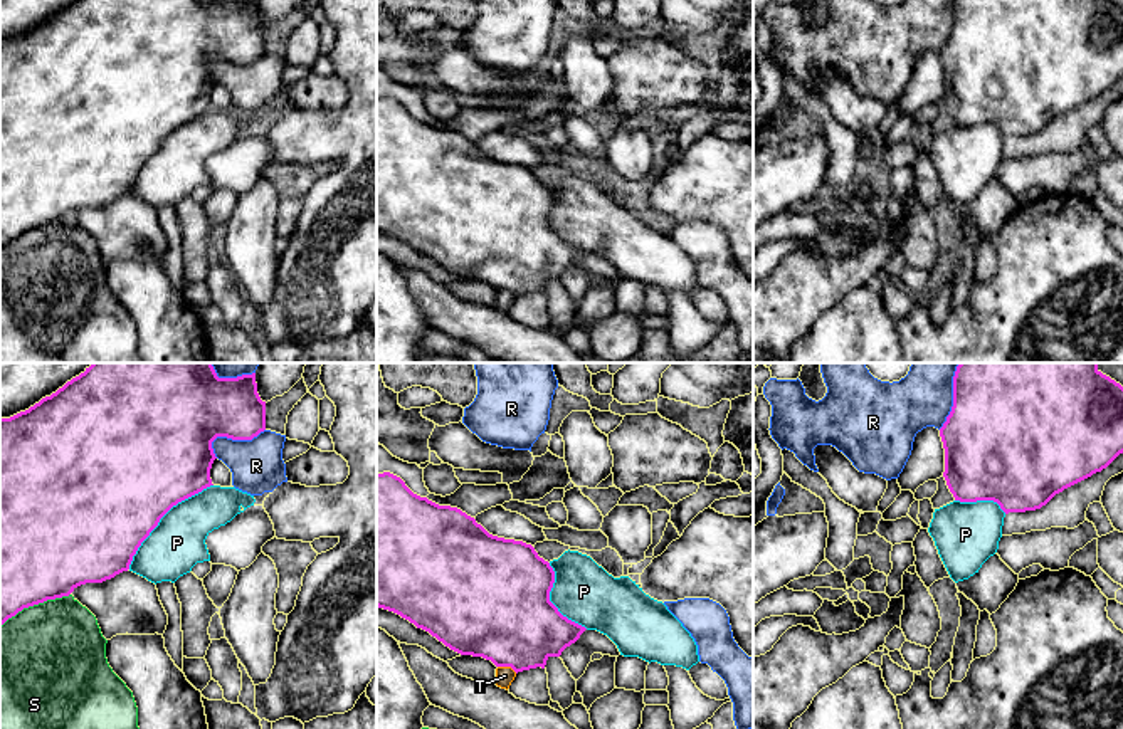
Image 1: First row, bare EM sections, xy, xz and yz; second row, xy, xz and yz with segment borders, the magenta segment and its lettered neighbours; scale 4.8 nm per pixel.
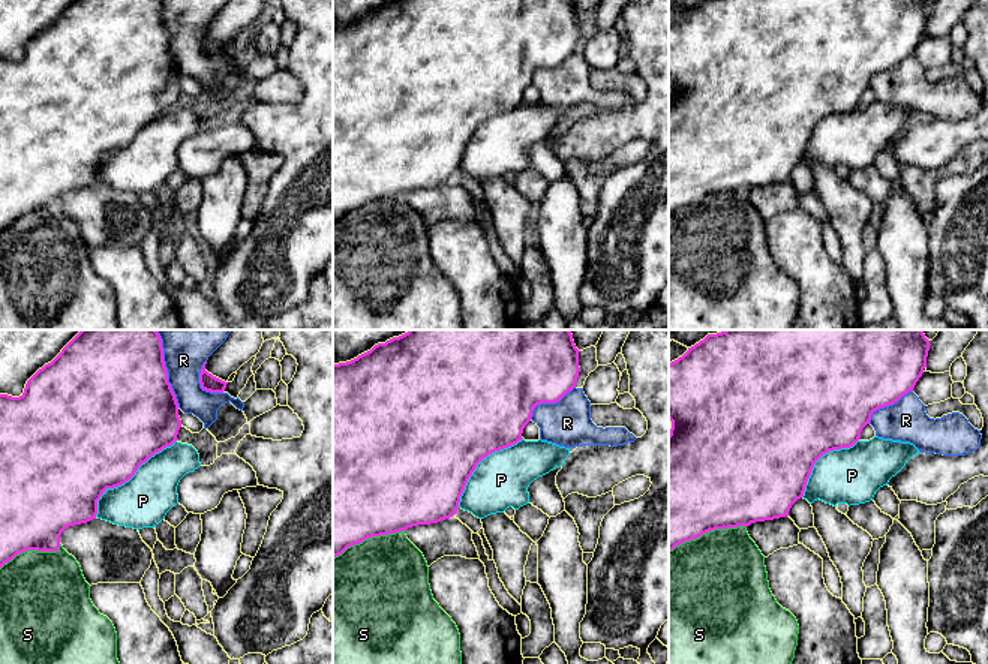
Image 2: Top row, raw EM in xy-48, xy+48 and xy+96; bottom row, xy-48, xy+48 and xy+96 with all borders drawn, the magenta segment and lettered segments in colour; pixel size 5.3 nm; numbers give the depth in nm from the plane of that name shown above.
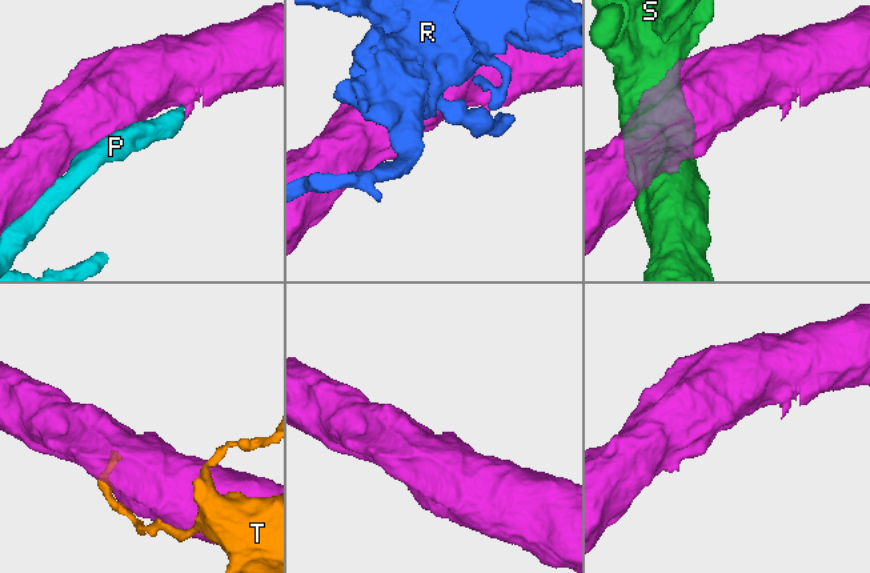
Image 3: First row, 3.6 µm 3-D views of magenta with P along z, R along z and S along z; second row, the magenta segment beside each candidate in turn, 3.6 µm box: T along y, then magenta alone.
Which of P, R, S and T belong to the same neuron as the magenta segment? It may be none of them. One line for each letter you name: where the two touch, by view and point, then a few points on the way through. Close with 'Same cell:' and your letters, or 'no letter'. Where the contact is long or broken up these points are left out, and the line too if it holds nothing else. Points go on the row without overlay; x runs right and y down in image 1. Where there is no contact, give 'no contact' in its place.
P: xy (162, 140)
Same cell: P

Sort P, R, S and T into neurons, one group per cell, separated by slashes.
P / R / S / T

